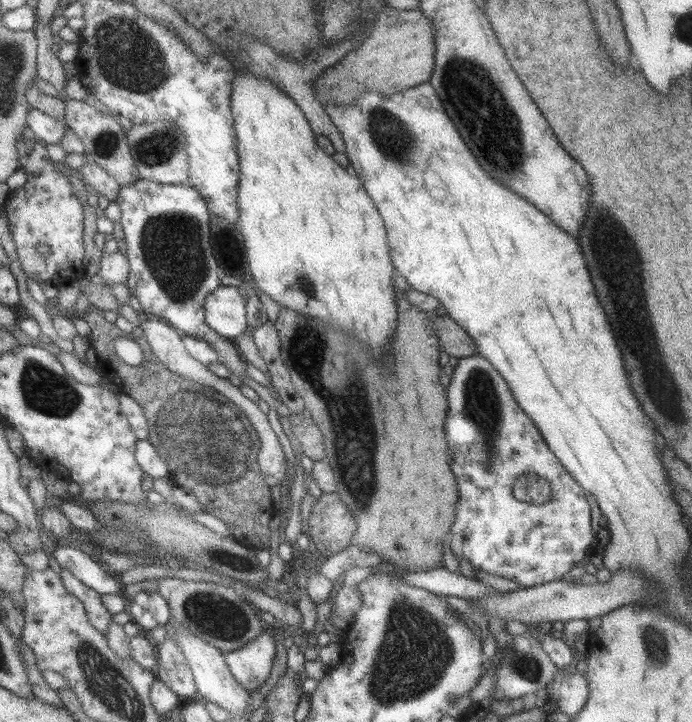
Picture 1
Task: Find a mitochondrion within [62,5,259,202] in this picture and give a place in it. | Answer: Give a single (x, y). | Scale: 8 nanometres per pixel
(127, 57)

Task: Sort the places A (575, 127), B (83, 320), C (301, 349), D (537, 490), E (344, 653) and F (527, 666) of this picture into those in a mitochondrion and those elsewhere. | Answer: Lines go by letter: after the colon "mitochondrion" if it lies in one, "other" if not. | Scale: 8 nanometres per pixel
A: other
B: other
C: mitochondrion
D: mitochondrion
E: other
F: mitochondrion

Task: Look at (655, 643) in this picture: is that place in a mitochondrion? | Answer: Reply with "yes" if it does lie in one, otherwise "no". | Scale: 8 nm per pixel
yes

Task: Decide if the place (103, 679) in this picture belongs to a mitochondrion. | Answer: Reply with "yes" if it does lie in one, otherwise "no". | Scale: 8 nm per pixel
yes

